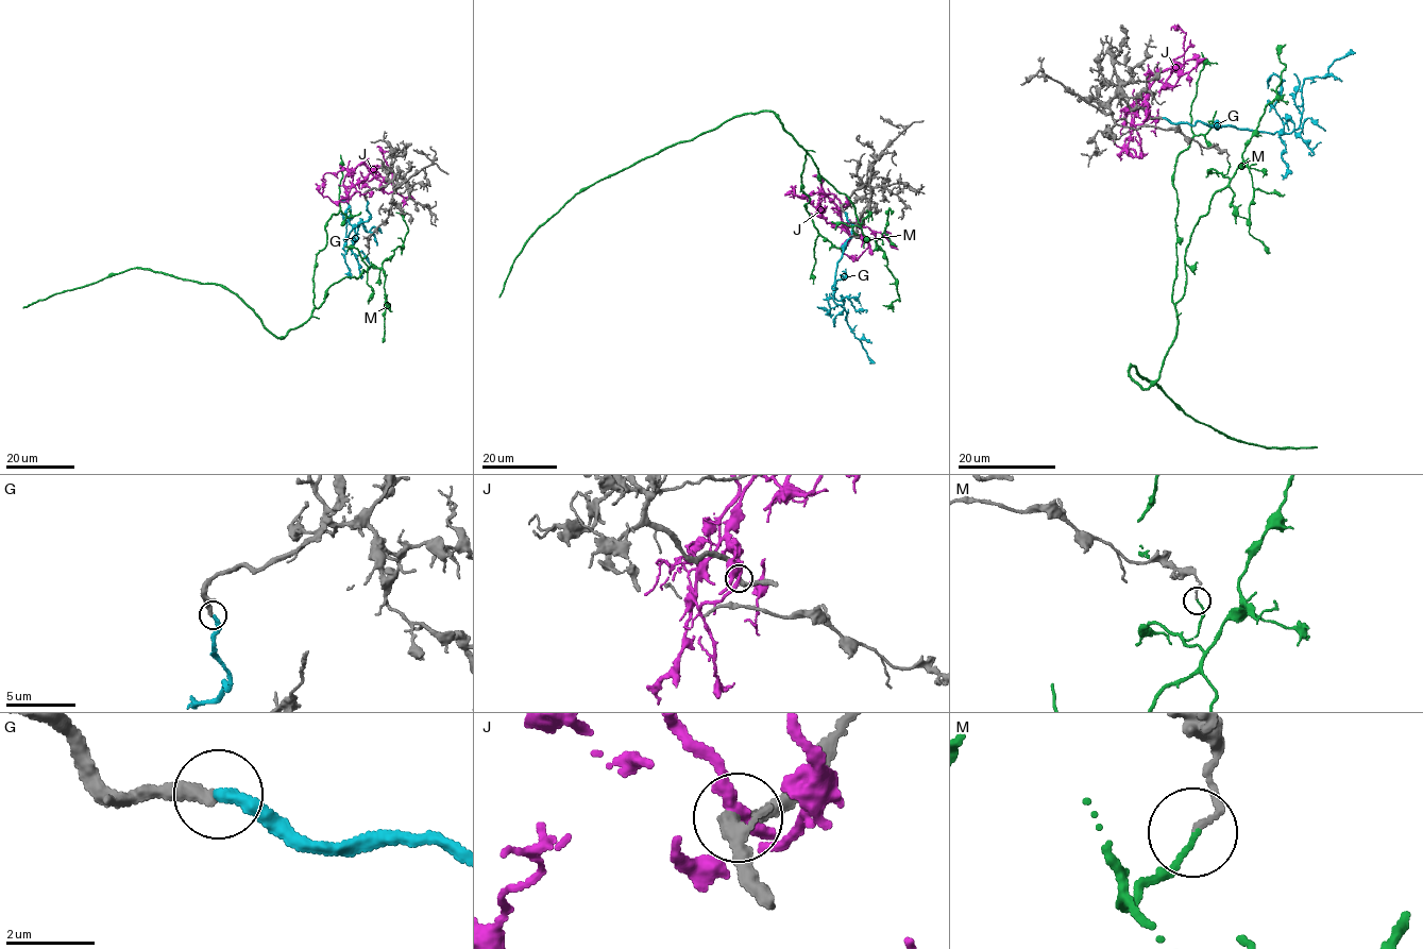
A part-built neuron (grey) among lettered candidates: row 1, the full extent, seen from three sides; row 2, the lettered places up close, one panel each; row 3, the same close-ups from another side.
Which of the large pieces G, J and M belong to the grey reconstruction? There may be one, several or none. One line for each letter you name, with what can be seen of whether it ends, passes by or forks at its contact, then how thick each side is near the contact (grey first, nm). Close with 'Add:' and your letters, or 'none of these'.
G: it ends there; 320 nm thick on the grey side, 300 nm on the other
Add: G

